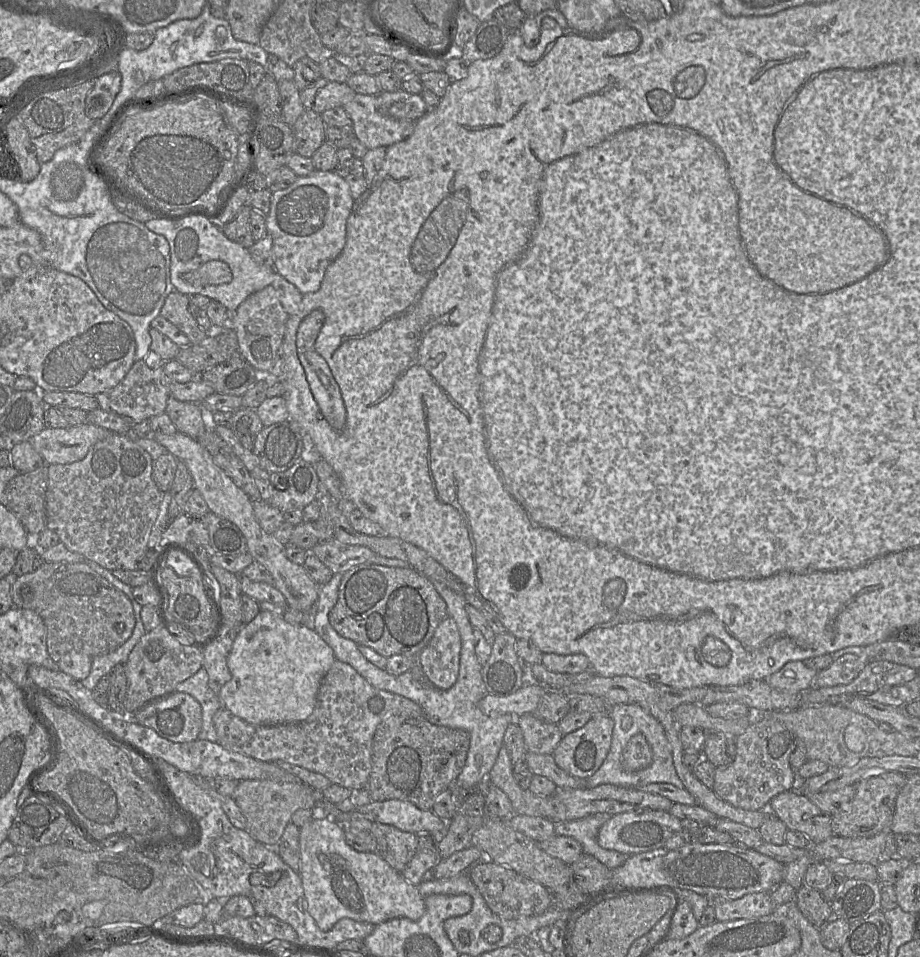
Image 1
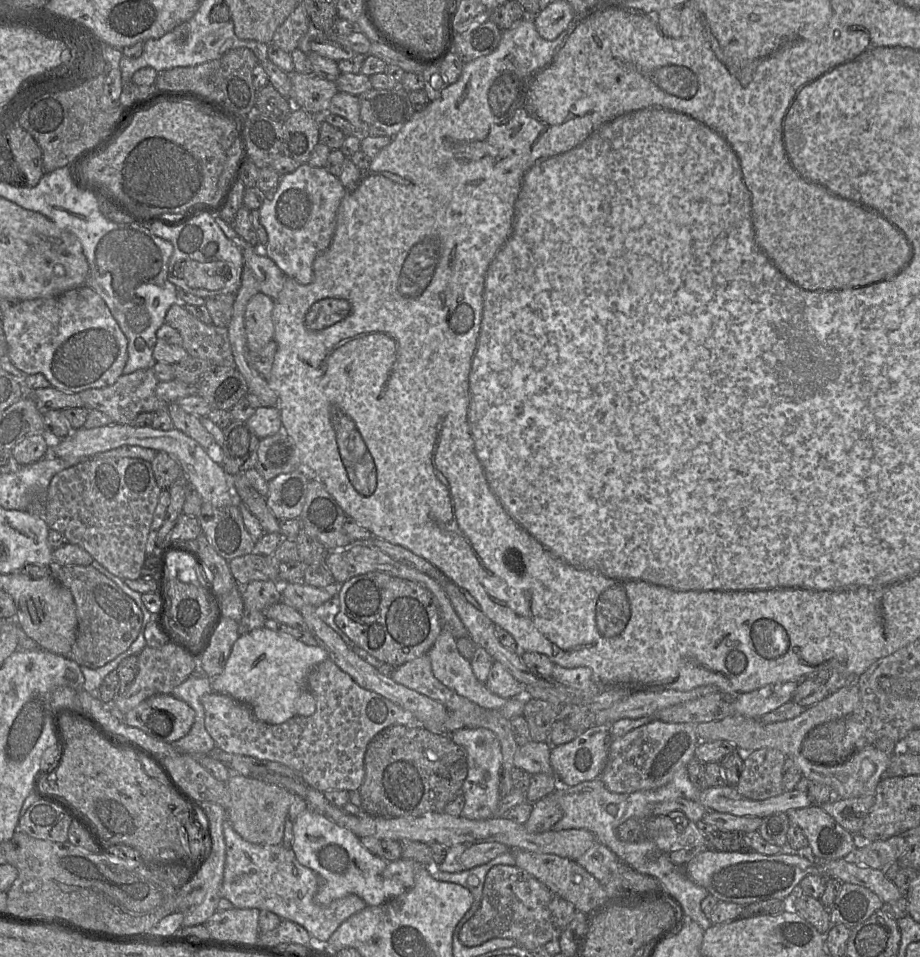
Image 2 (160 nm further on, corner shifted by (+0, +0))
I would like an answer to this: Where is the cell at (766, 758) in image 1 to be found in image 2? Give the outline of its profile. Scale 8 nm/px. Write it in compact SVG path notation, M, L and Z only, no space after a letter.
M761 748L743 755L744 768L735 786L750 800L765 800L784 792L782 769L786 755L774 748Z

